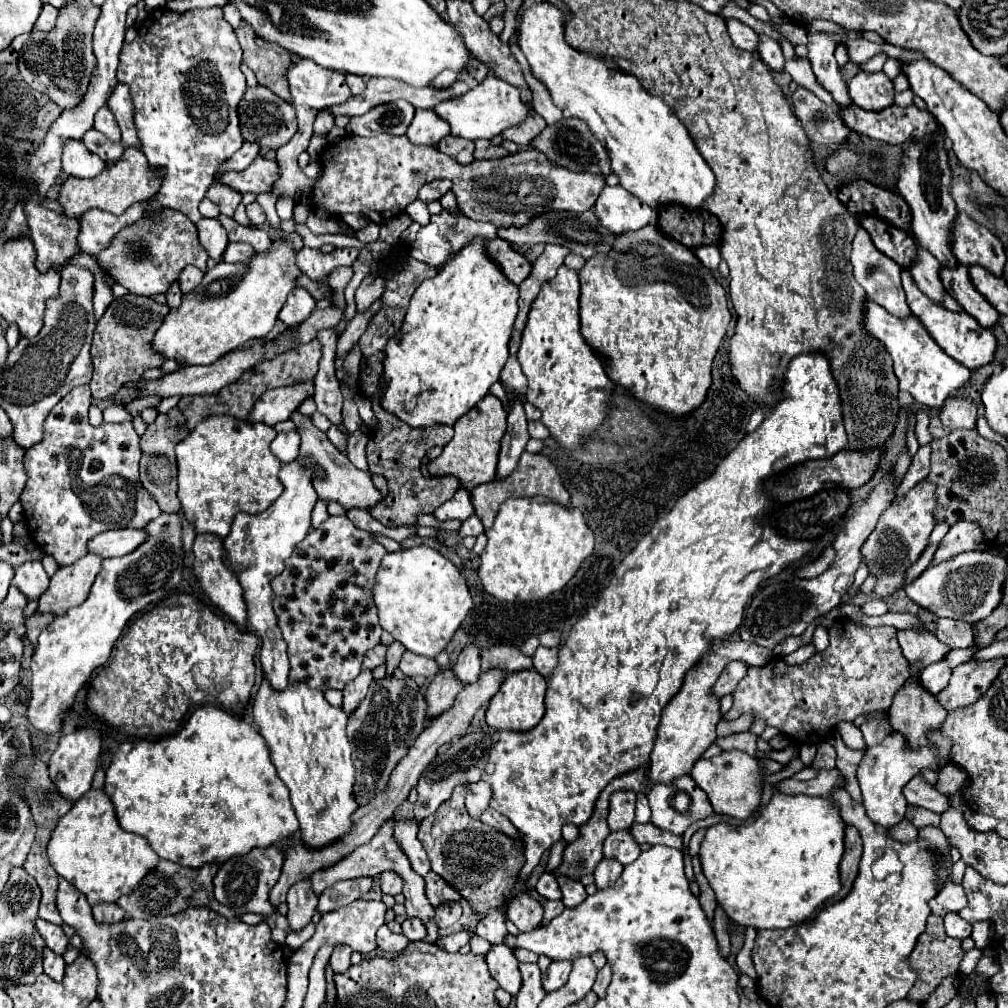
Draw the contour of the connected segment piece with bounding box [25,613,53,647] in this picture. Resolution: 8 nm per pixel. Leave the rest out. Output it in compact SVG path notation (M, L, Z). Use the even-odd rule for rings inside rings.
M33 613L27 621L25 621L25 627L27 627L27 639L37 647L37 637L39 633L53 621L53 615L39 615L39 613Z

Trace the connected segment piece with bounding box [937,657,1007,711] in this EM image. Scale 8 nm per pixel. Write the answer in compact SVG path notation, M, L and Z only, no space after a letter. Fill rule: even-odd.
M999 657L991 661L967 661L955 667L949 685L937 695L937 701L947 707L947 711L973 705L975 699L979 699L979 695L991 687L1005 663L1007 659Z

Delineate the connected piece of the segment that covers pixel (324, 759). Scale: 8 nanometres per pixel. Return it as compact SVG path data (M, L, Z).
M263 679L253 701L253 717L271 749L271 759L281 781L291 791L301 837L307 839L311 847L339 839L339 835L351 827L351 815L357 809L353 799L355 767L345 735L347 713L343 707L333 707L321 689L311 689L303 681L277 691Z

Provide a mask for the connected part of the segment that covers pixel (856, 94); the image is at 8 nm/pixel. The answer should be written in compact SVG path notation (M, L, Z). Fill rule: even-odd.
M857 73L849 83L851 99L855 105L867 109L867 111L883 111L885 107L893 105L893 81L883 73ZM881 89L887 89L887 93L881 93Z

